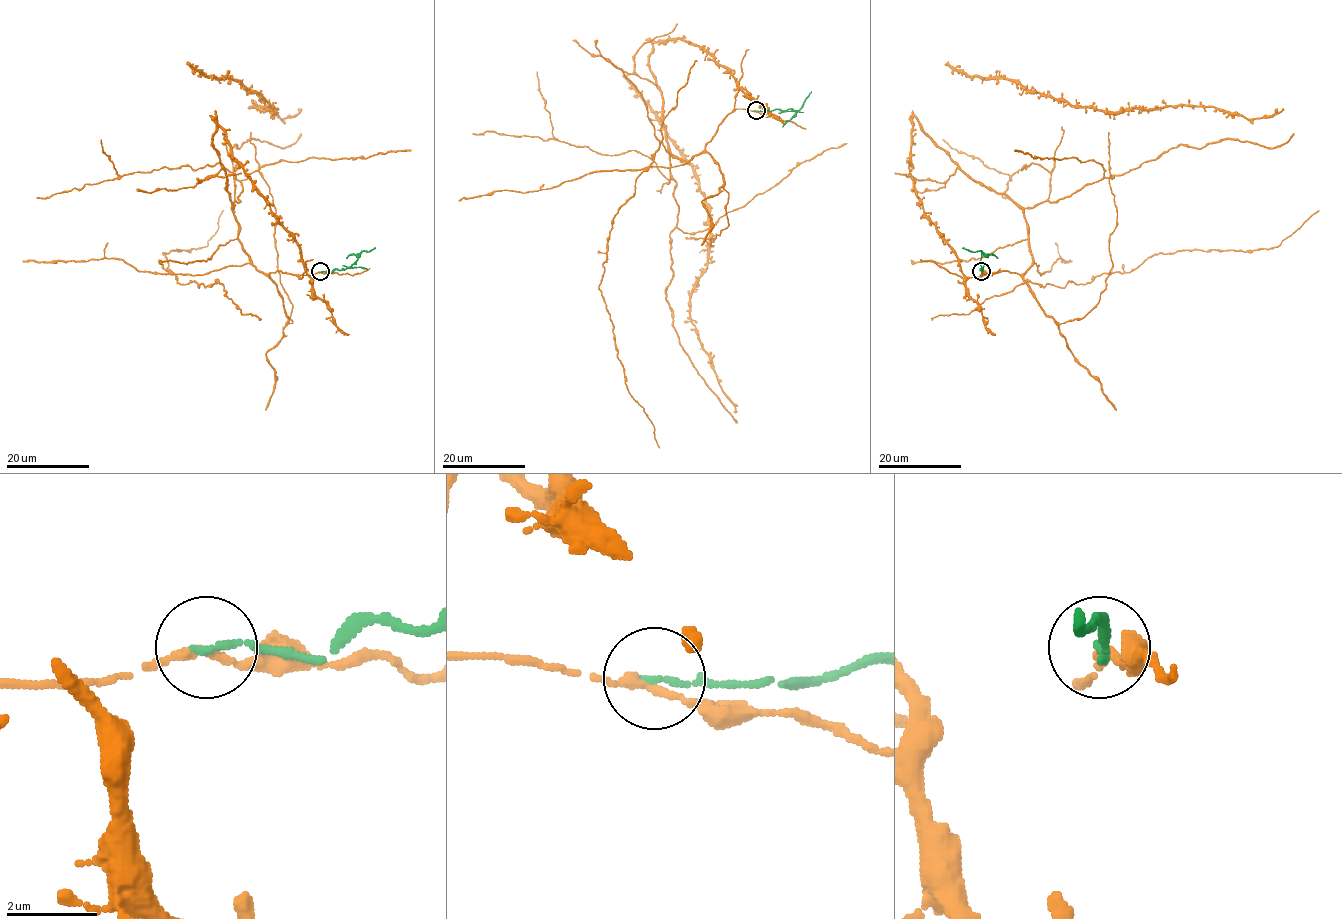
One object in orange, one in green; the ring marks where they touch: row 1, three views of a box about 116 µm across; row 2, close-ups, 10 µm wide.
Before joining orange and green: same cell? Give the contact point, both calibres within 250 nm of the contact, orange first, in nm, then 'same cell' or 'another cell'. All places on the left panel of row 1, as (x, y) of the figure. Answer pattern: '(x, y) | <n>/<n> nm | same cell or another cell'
(320, 271) | 170/160 nm | another cell

